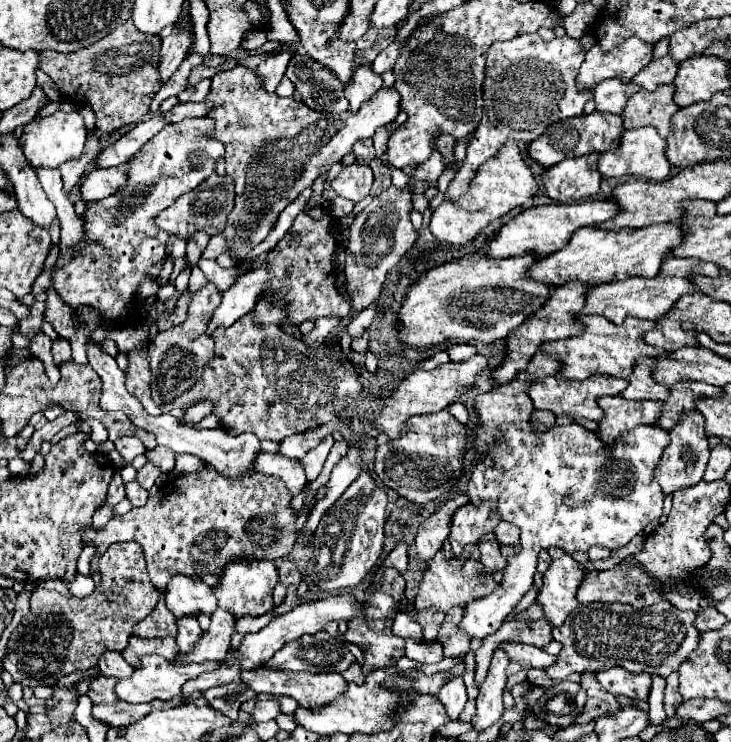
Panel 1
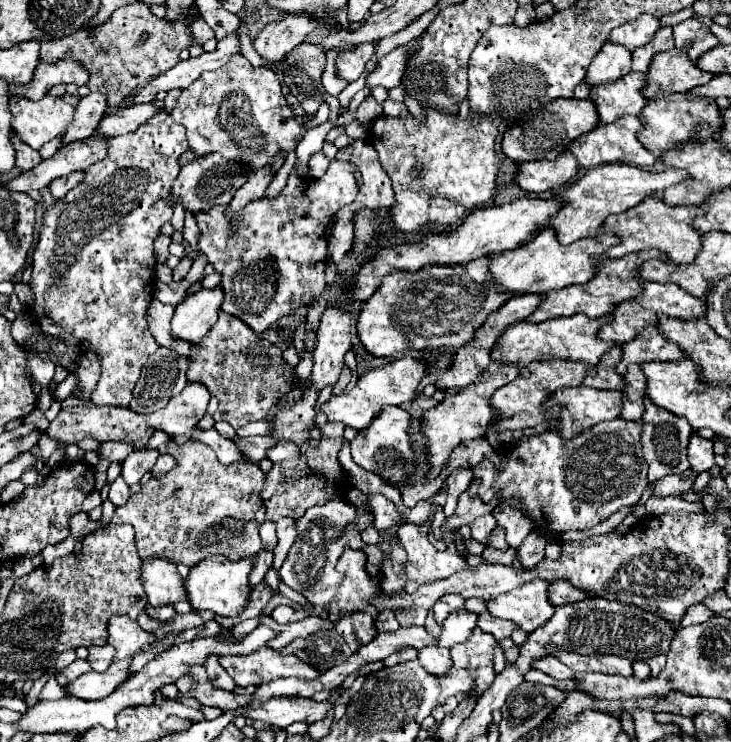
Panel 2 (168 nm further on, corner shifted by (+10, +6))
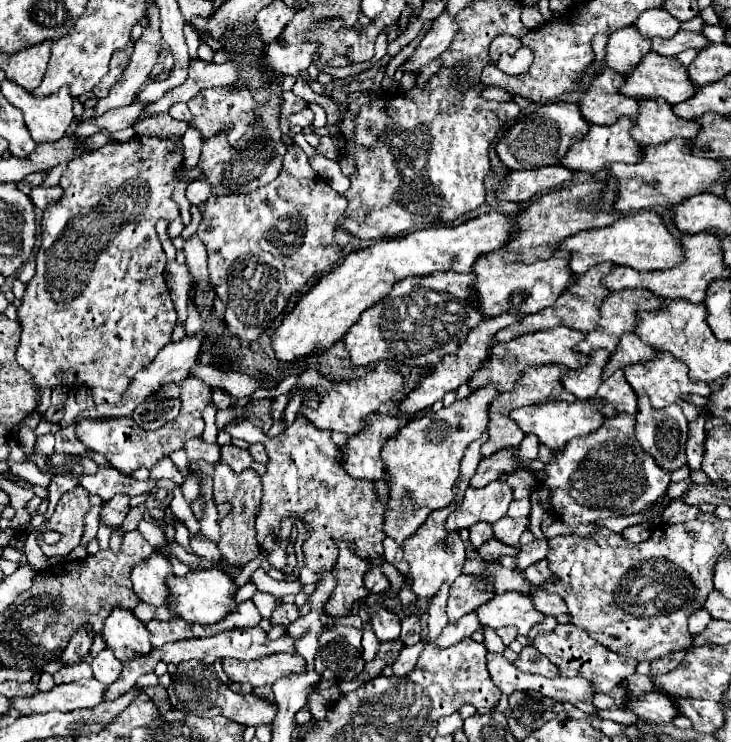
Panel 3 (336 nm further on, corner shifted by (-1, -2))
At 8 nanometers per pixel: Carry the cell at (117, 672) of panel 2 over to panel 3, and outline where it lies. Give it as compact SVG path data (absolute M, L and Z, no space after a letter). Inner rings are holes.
M96 678L70 682L54 686L50 692L38 692L30 698L16 698L10 700L12 706L20 714L44 714L50 710L72 712L80 708L94 708L104 700L108 686L100 684Z

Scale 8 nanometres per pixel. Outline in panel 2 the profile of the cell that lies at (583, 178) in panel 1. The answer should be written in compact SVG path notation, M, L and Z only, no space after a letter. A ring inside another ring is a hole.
M571 152L559 154L555 160L521 162L515 174L515 184L525 192L557 190L577 176L577 160Z

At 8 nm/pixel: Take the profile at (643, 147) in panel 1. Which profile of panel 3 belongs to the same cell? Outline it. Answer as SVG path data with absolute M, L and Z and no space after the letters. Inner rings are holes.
M620 118L616 120L612 126L590 126L590 132L578 140L568 154L562 160L562 166L572 168L572 170L580 170L580 172L598 172L598 170L606 170L610 164L614 162L624 162L624 164L632 164L632 162L640 162L642 150L636 142L632 142L632 120L630 118Z

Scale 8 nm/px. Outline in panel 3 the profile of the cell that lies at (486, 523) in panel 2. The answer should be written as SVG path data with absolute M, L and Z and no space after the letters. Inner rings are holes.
M480 522L480 524L474 524L474 526L470 528L470 540L472 540L472 544L474 544L476 548L478 548L480 544L488 542L492 536L494 536L494 532L492 532L492 524L484 524L484 522Z

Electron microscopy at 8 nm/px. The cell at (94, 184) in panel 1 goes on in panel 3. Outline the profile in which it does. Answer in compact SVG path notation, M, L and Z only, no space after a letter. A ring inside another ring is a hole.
M52 186L52 188L32 188L30 194L34 206L38 208L48 208L48 204L54 204L56 200L60 200L60 186Z

